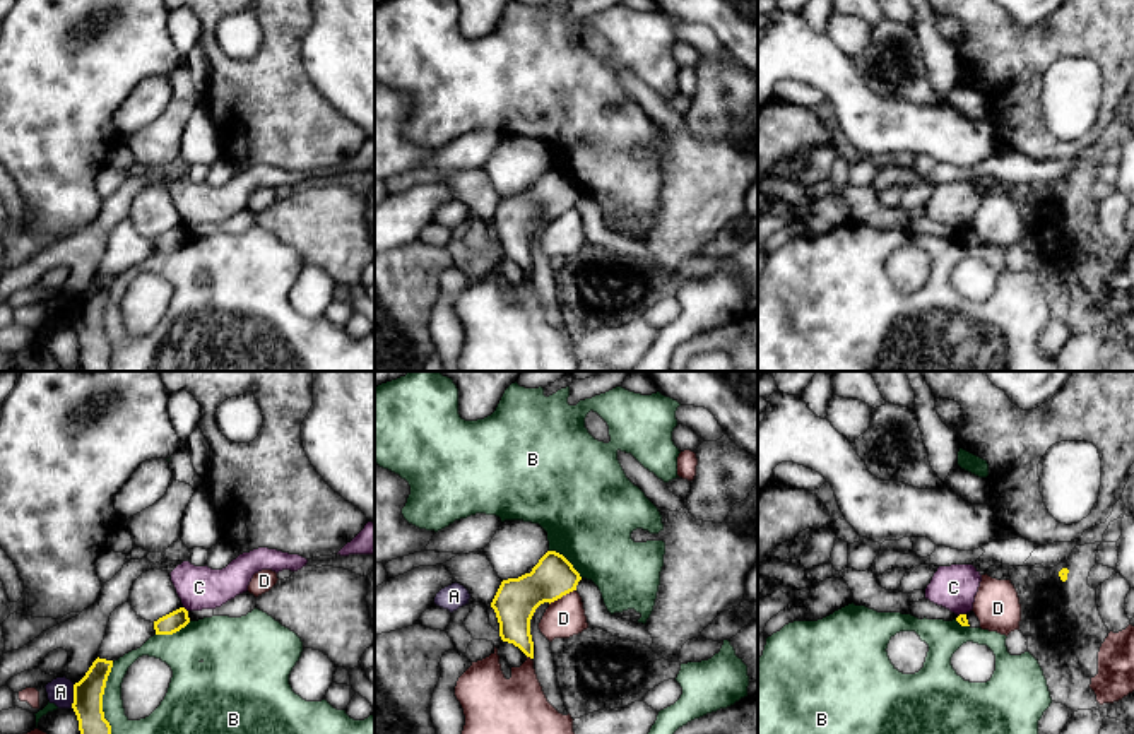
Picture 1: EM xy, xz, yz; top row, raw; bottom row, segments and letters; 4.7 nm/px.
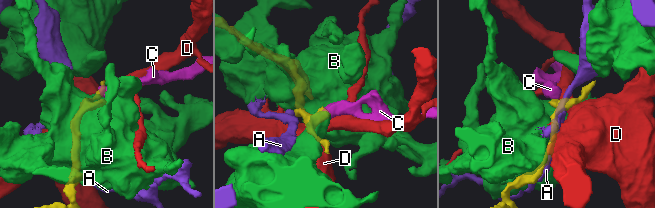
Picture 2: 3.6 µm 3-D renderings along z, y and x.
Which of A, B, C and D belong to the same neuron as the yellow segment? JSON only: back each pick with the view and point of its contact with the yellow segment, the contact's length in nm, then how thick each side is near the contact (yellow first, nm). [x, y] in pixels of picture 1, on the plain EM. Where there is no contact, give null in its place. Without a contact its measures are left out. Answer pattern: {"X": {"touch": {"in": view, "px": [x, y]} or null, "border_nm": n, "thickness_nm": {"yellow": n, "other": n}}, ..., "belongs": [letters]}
{"belongs": []}

